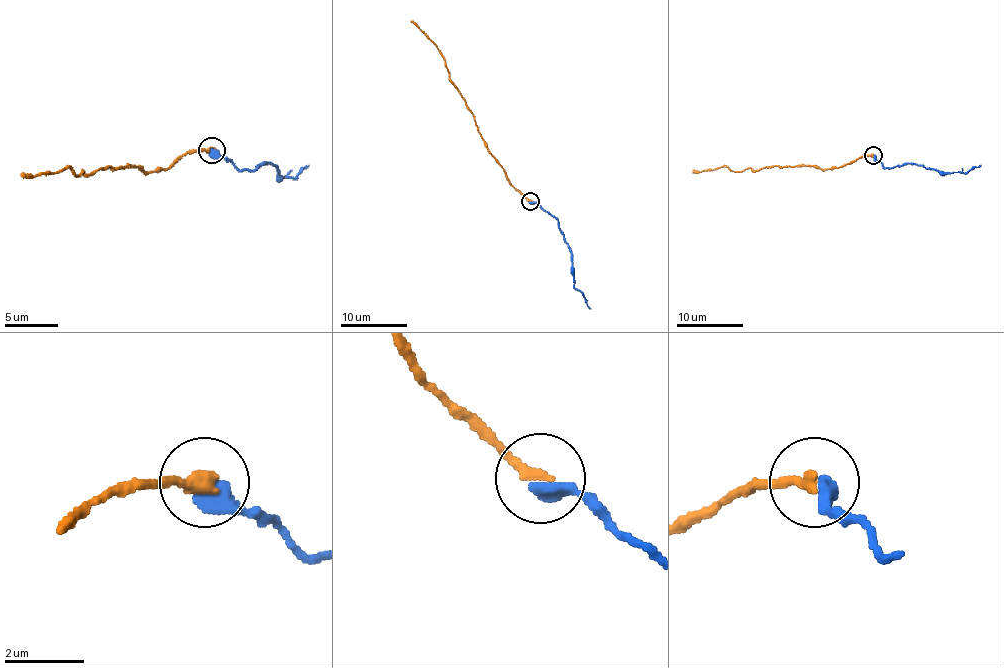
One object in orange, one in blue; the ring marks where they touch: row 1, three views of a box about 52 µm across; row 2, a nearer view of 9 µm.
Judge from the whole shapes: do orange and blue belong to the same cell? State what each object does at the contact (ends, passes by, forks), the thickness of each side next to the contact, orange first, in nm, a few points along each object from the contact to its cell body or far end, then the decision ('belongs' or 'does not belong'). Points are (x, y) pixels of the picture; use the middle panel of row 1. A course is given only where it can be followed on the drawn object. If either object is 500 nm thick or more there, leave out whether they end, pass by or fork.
calibres 360 and 500 nm; course orange (530, 200), (510, 184), (502, 165), (489, 150), (477, 129), (474, 114), (449, 77), (441, 51), (411, 21); course blue (530, 202), (557, 220), (567, 245), (574, 287), (582, 293), (590, 308); belongs

